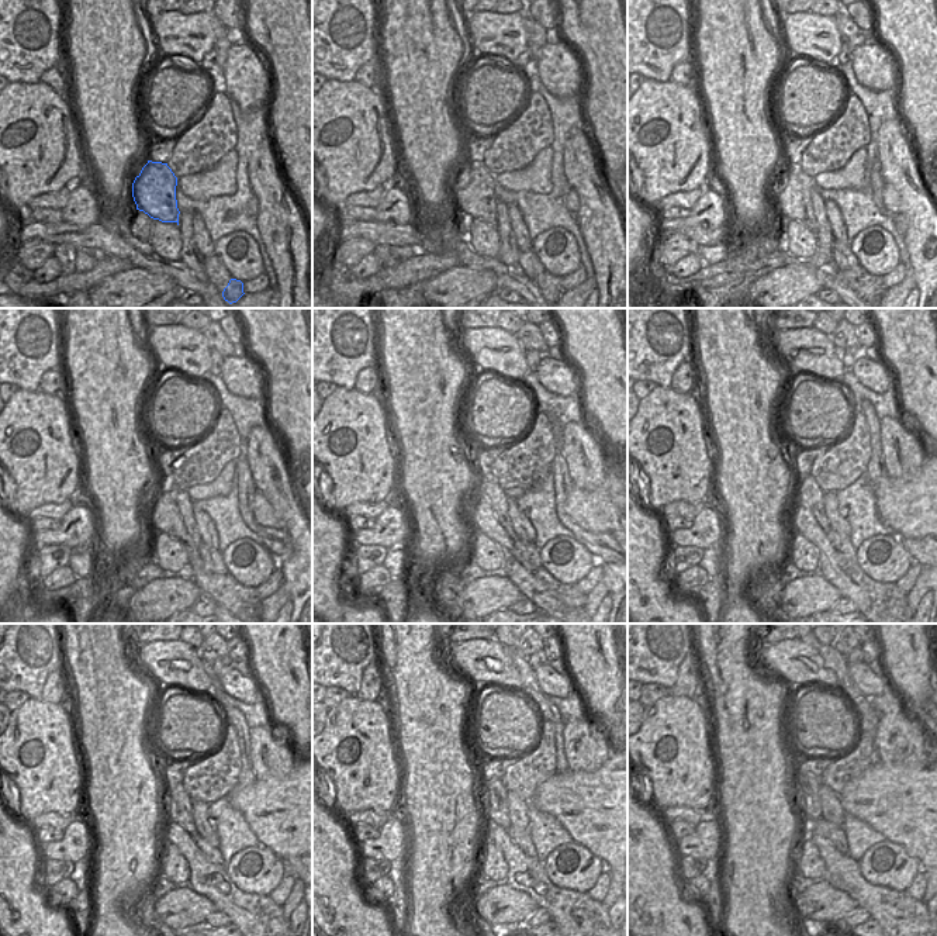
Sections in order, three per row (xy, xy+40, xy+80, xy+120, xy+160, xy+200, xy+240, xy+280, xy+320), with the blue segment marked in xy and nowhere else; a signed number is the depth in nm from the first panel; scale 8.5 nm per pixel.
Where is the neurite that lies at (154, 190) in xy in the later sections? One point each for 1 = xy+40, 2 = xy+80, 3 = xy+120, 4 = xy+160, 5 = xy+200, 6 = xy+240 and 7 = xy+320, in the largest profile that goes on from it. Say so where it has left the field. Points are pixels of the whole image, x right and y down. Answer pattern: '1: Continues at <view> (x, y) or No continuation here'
1: Continues at xy+40 (473, 189)
2: Continues at xy+80 (792, 193)
3: Continues at xy+120 (165, 517)
4: Continues at xy+160 (538, 584)
5: Continues at xy+200 (867, 594)
6: Continues at xy+240 (206, 878)
7: Continues at xy+320 (892, 909)

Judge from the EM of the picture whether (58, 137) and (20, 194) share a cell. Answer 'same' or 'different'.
same

